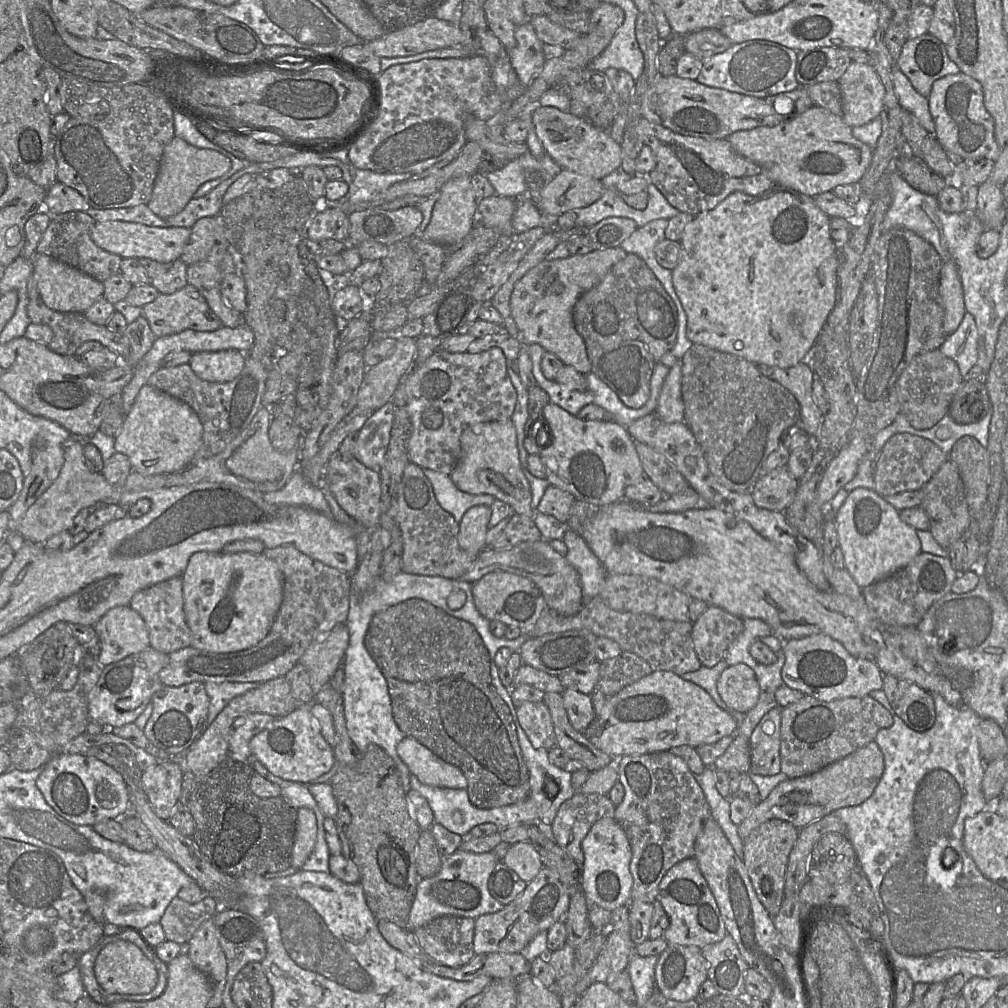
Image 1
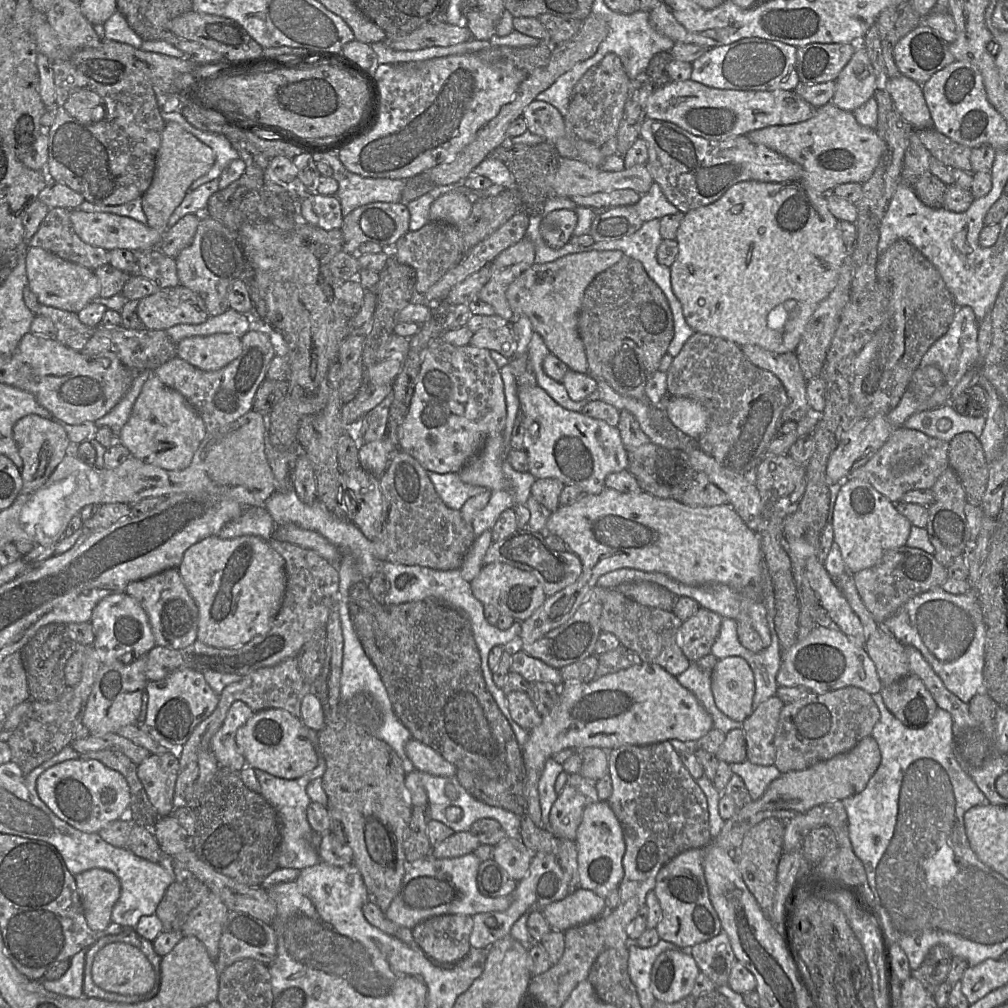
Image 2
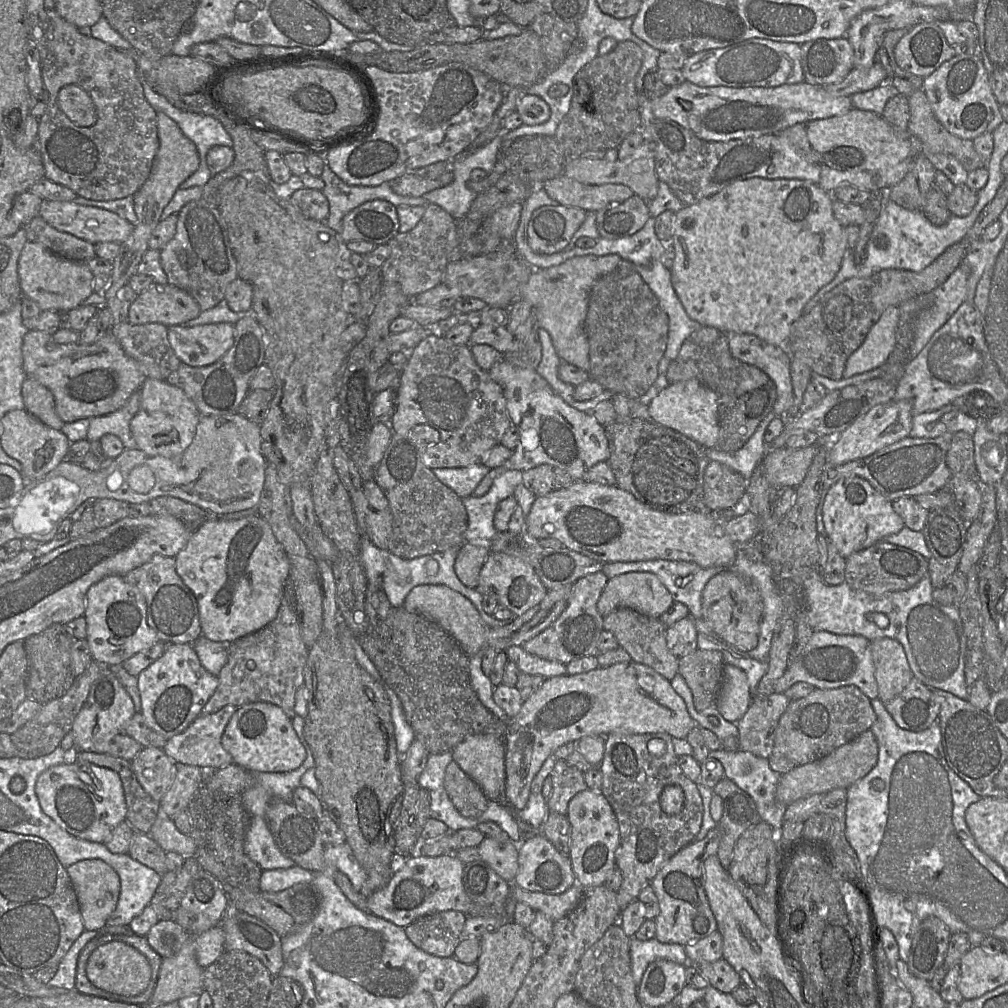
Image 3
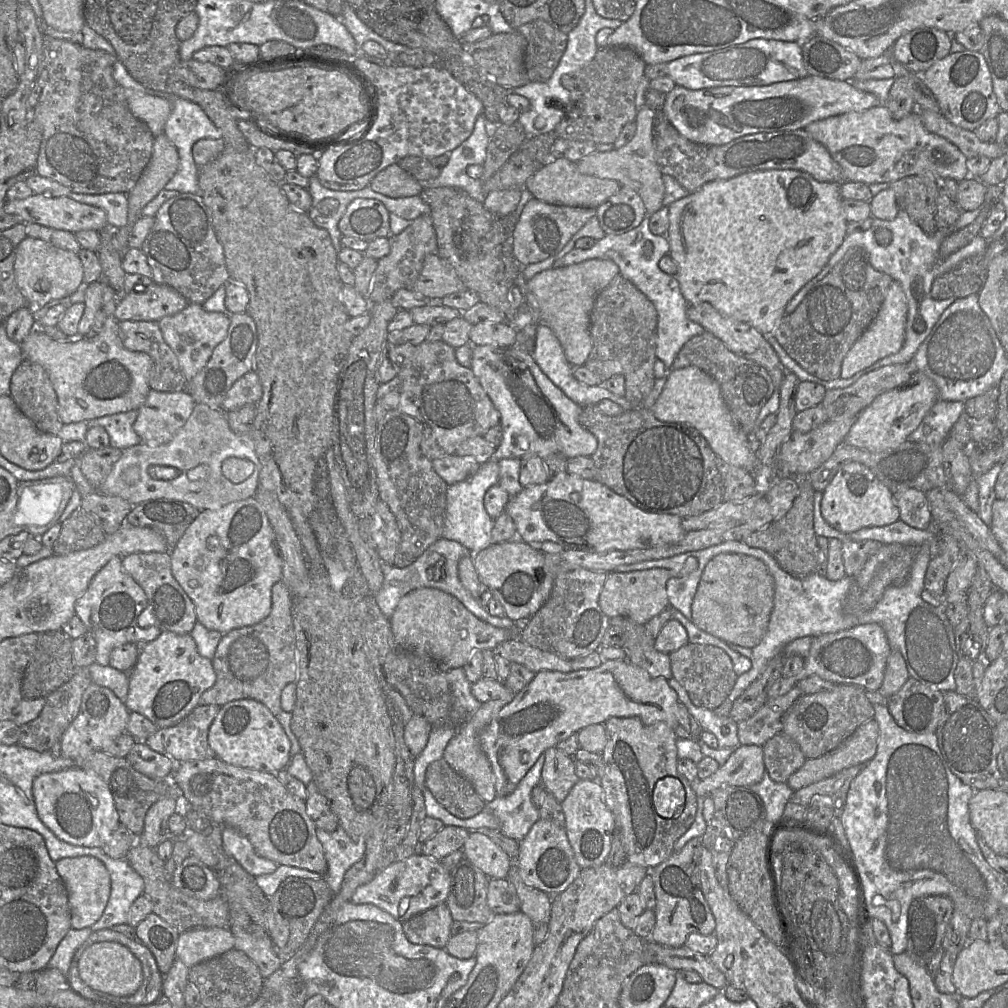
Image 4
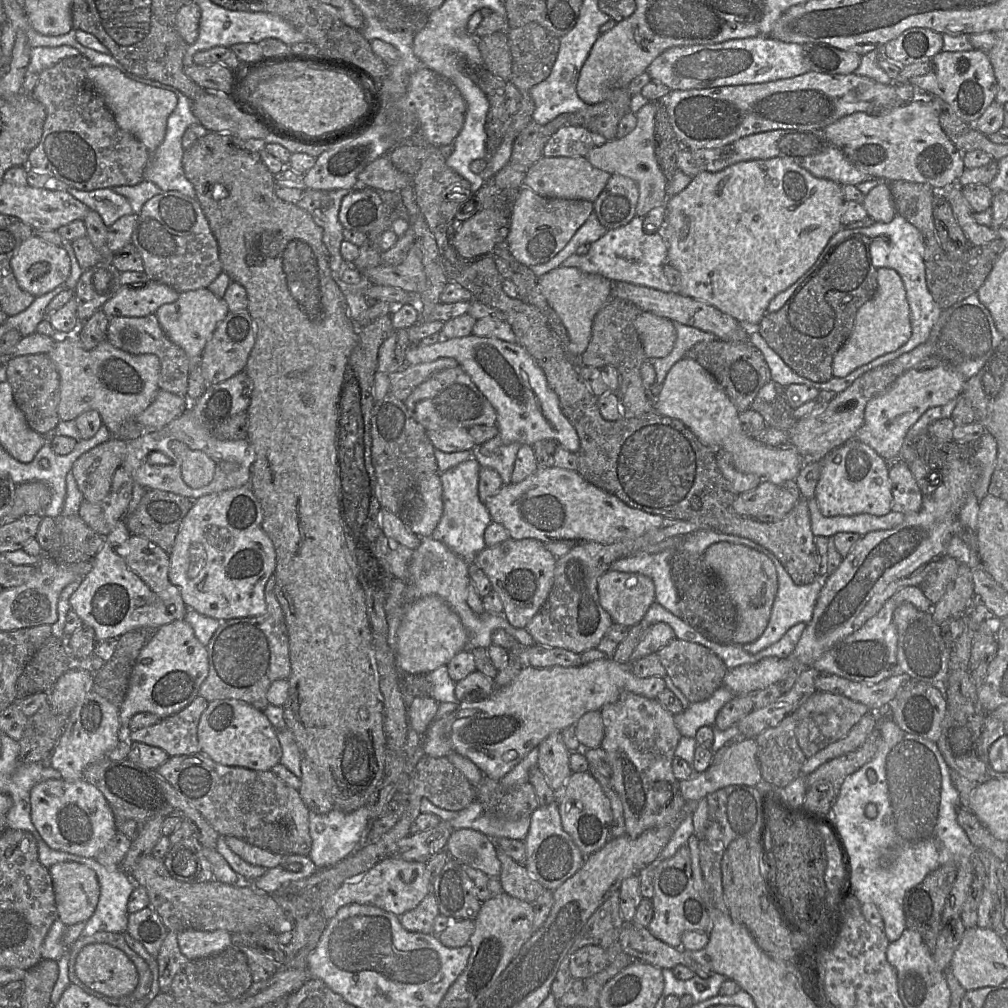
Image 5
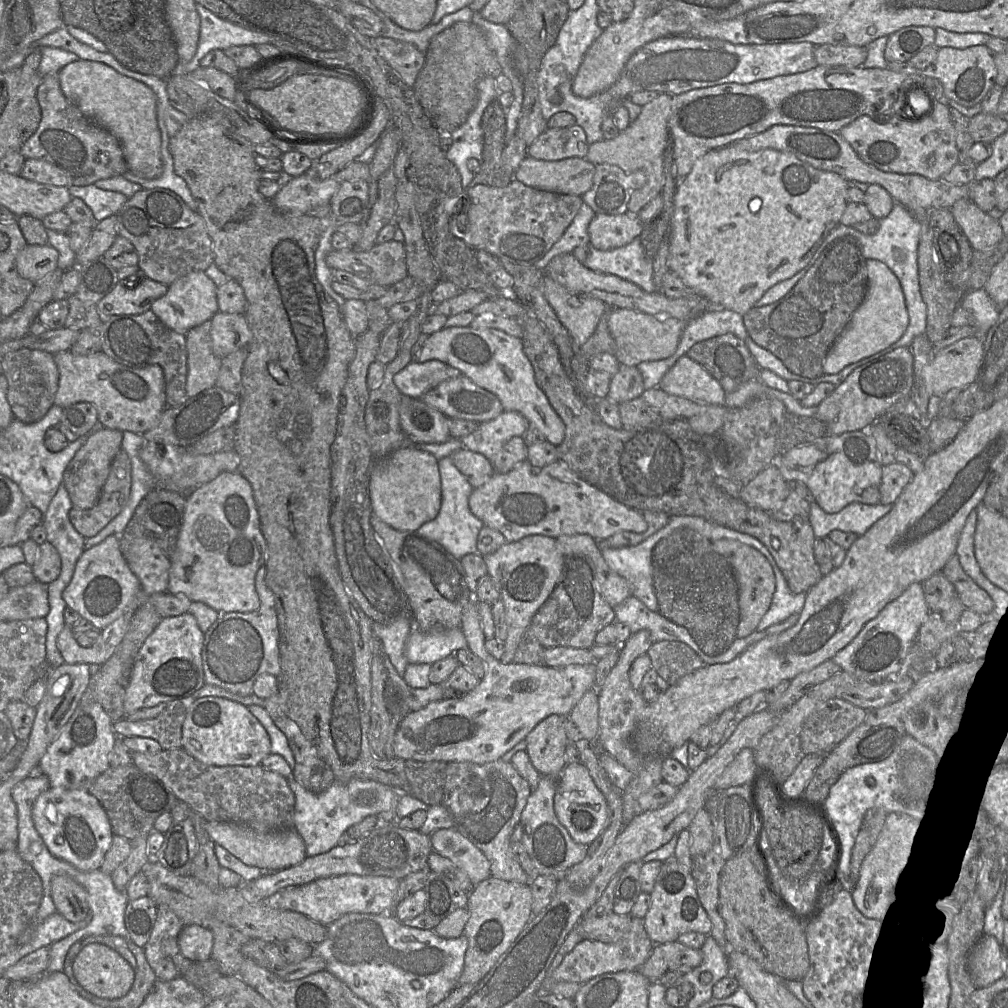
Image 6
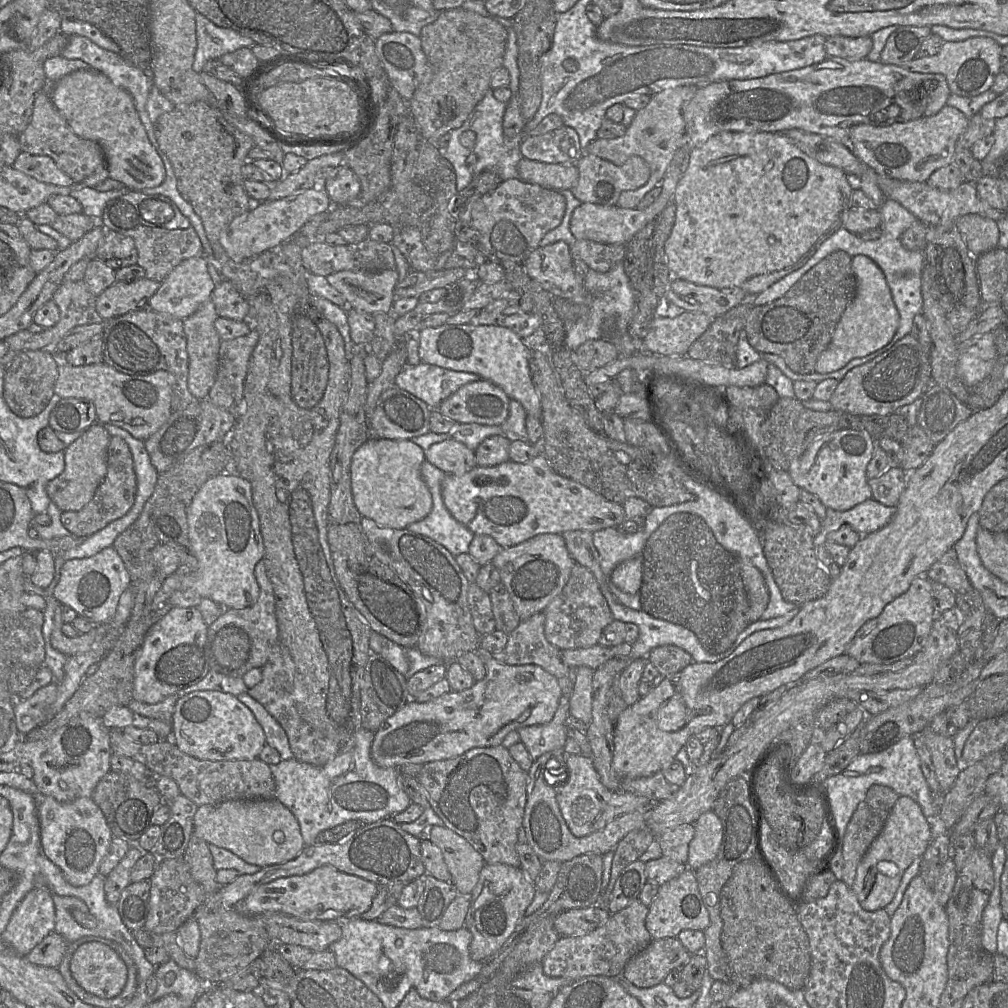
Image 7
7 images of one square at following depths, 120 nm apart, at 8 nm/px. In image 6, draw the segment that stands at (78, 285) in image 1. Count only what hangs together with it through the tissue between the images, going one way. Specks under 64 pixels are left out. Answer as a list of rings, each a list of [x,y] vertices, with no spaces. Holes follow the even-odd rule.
[[[27,244],[16,257],[16,269],[21,277],[36,283],[58,268],[58,257],[49,244]]]

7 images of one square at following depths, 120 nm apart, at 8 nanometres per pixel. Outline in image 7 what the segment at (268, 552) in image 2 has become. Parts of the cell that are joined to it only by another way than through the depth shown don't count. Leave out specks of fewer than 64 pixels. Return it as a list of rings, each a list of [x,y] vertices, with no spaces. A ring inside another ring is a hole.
[[[220,473],[210,478],[196,493],[187,507],[188,534],[193,552],[197,558],[196,569],[182,569],[163,579],[161,588],[155,594],[150,611],[169,609],[168,600],[171,595],[180,590],[193,590],[202,598],[209,598],[224,609],[241,609],[252,606],[259,597],[259,585],[254,570],[256,564],[263,559],[264,543],[260,532],[257,511],[252,502],[252,488],[249,481],[239,475]]]

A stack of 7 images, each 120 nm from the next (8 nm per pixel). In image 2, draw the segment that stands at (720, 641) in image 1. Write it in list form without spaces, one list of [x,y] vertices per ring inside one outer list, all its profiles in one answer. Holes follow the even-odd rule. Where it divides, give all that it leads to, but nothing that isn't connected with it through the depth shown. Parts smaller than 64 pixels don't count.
[[[700,607],[682,623],[676,634],[676,642],[691,663],[711,653],[722,619],[719,614]]]

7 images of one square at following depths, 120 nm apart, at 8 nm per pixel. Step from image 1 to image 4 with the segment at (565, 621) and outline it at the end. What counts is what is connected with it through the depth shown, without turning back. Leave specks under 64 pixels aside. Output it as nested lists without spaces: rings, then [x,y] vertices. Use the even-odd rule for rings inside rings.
[[[616,616],[610,619],[610,626],[619,628],[625,635],[623,648],[627,653],[626,660],[645,669],[653,677],[664,677],[667,680],[673,677],[669,654],[655,649],[655,638],[649,634],[645,625],[628,617]]]

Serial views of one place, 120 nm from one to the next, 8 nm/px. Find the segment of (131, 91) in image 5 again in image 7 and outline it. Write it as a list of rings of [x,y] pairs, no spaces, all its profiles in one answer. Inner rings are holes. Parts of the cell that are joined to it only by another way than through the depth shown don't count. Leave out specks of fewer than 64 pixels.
[[[94,69],[74,71],[54,83],[51,100],[77,136],[91,140],[101,147],[109,178],[121,182],[129,190],[139,191],[157,187],[163,182],[163,162],[148,138],[133,97],[126,90],[114,85],[107,76]]]

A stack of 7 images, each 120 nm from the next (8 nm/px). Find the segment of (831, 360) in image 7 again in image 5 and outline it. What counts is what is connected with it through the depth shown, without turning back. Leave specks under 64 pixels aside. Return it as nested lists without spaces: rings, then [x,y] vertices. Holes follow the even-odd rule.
[[[881,267],[877,269],[877,283],[874,297],[859,308],[852,333],[833,358],[834,377],[845,377],[877,357],[897,350],[911,336],[910,306],[901,276],[892,268]]]

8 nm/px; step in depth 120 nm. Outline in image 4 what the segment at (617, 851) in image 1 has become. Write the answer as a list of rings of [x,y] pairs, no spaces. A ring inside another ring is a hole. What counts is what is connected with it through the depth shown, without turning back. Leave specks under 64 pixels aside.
[[[579,779],[561,806],[565,815],[568,840],[580,868],[596,867],[606,863],[611,850],[612,837],[616,832],[616,822],[606,804],[604,790],[599,780]]]

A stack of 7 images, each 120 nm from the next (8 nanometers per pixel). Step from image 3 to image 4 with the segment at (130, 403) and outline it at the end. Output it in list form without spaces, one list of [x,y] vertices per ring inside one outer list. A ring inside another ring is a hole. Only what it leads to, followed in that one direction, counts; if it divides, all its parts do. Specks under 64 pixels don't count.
[[[131,410],[92,419],[87,422],[87,425],[88,428],[93,426],[103,427],[108,433],[110,446],[124,450],[142,442],[133,428],[137,415],[138,410]]]

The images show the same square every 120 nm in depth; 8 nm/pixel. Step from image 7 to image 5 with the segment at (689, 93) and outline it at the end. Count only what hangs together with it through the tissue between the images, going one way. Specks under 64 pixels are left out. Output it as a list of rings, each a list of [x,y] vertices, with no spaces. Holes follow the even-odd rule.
[[[649,101],[636,113],[637,124],[633,131],[623,138],[607,141],[602,146],[594,146],[586,158],[594,167],[612,174],[631,178],[638,186],[639,198],[636,215],[646,216],[652,209],[665,206],[667,179],[663,174],[655,155],[655,115],[656,104]]]

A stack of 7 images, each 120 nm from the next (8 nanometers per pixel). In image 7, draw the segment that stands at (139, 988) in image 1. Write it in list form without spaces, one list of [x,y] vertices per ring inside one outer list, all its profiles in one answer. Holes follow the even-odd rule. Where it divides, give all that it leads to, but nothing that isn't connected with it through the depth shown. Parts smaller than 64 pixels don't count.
[[[95,941],[85,942],[75,950],[70,970],[86,992],[105,999],[119,995],[128,976],[119,955],[109,946]]]

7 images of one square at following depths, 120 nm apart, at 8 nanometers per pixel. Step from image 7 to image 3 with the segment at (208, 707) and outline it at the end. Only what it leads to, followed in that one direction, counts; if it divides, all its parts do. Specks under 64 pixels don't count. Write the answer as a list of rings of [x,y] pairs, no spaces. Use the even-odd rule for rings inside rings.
[[[266,702],[238,707],[223,732],[221,744],[233,758],[233,763],[250,772],[289,772],[299,768],[306,758],[306,750],[297,737],[291,719],[278,706]]]

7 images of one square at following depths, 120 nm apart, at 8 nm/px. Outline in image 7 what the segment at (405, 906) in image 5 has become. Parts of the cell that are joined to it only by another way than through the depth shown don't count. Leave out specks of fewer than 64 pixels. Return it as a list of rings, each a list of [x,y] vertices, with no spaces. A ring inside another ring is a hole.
[[[324,865],[300,875],[283,877],[256,887],[246,898],[235,905],[244,915],[283,913],[309,921],[336,921],[361,917],[370,909],[379,886],[361,877]]]

